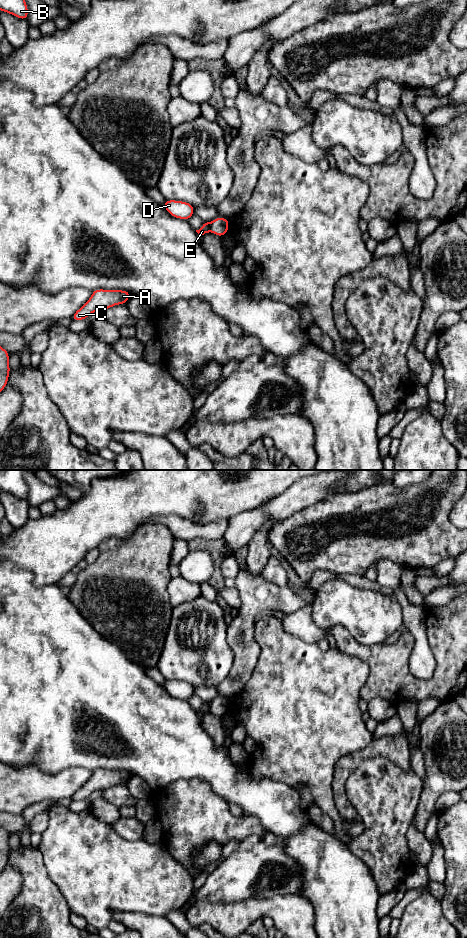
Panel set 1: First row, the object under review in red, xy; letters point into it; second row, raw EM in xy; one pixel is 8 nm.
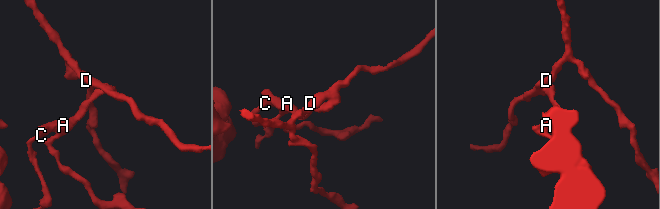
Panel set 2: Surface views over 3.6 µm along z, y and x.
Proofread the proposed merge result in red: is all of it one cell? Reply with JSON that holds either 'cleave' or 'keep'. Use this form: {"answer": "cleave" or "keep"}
{"answer": "cleave"}

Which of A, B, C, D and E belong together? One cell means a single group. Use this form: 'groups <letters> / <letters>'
groups A C E / B D

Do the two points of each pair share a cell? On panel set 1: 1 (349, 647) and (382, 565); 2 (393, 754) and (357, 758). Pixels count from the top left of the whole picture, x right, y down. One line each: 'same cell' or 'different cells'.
1: different cells
2: same cell

